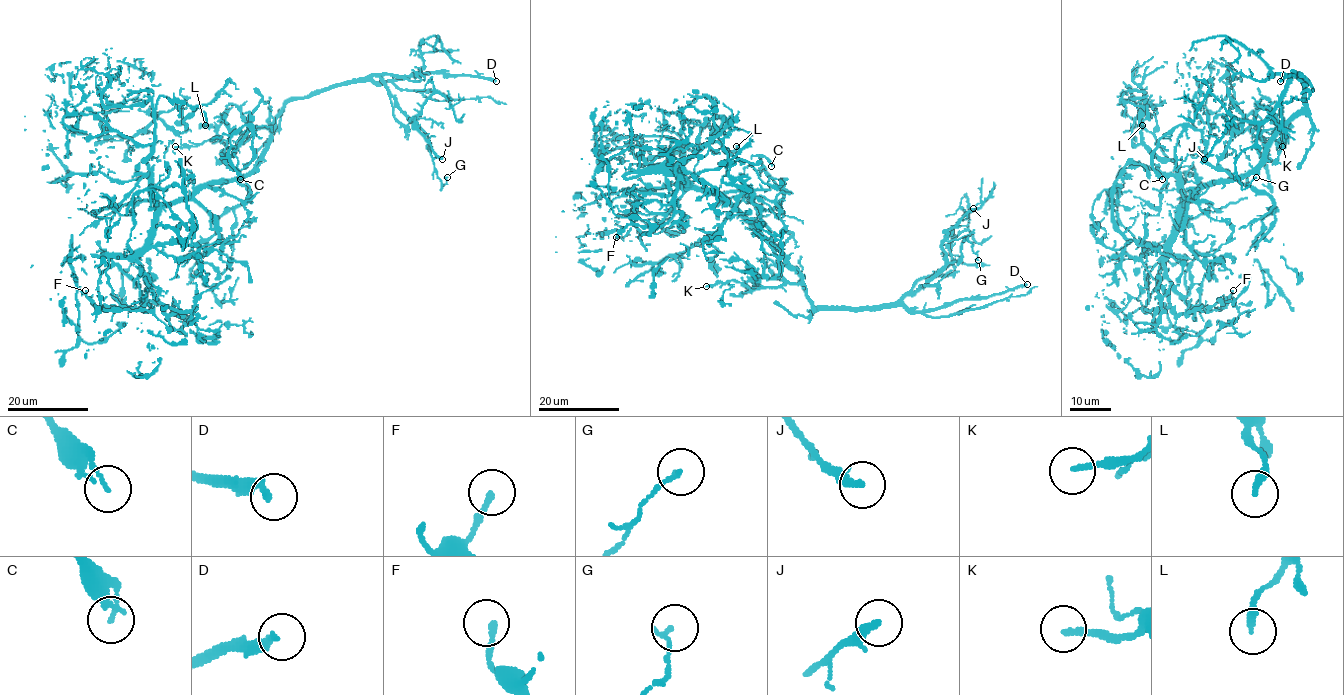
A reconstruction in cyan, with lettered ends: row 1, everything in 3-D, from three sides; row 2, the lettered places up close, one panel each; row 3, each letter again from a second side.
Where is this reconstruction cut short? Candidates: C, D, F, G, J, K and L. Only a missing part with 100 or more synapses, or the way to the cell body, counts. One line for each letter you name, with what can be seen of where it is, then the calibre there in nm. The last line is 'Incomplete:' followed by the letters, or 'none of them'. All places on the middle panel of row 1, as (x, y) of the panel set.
D: (1027, 284) | 280 nm
Incomplete: D

